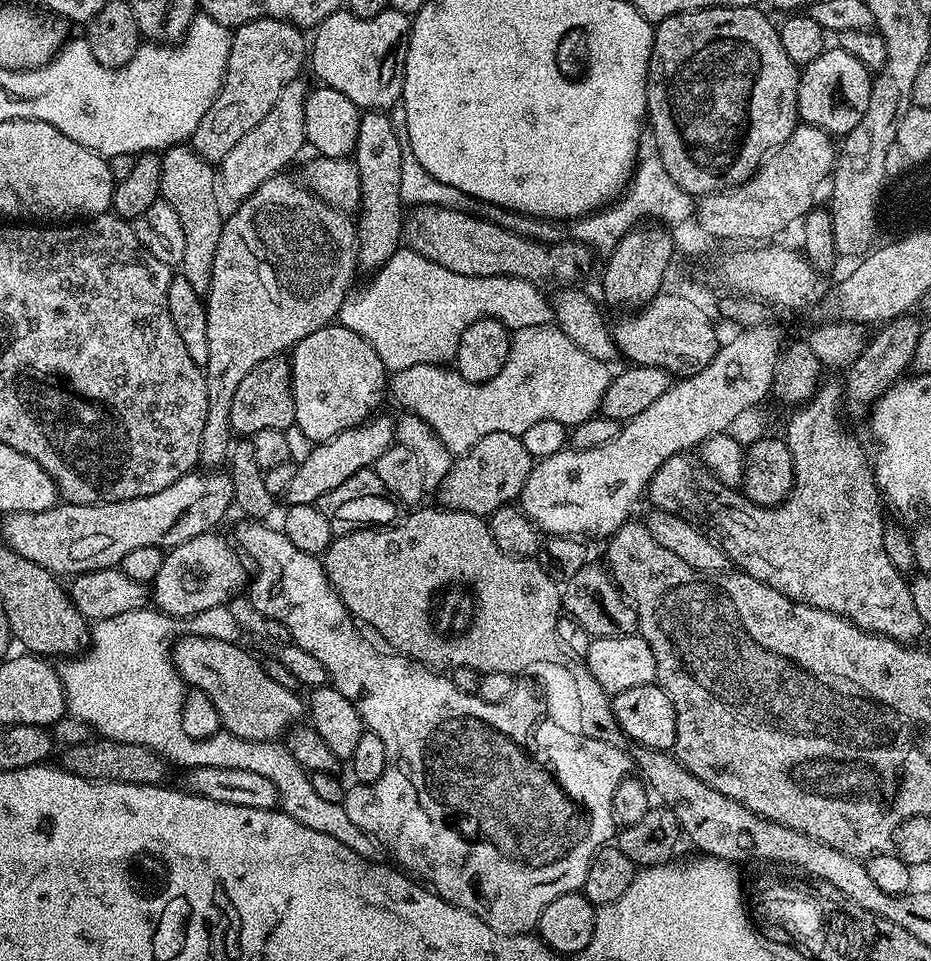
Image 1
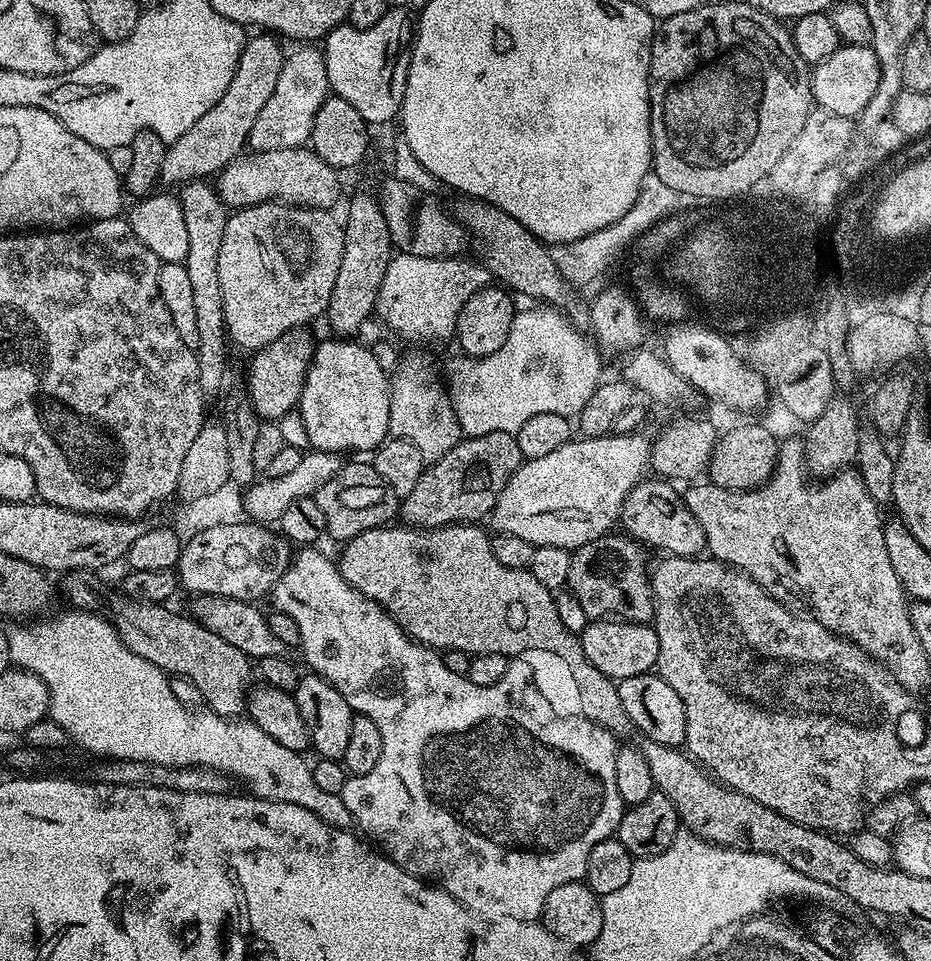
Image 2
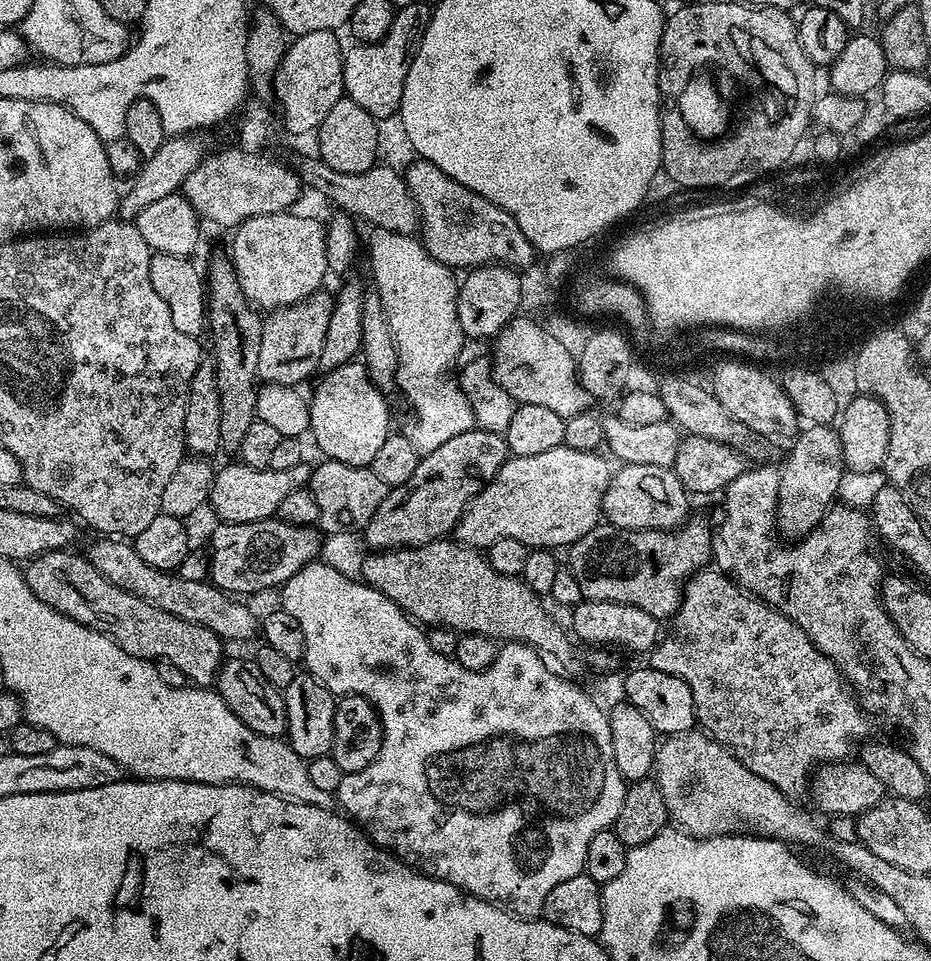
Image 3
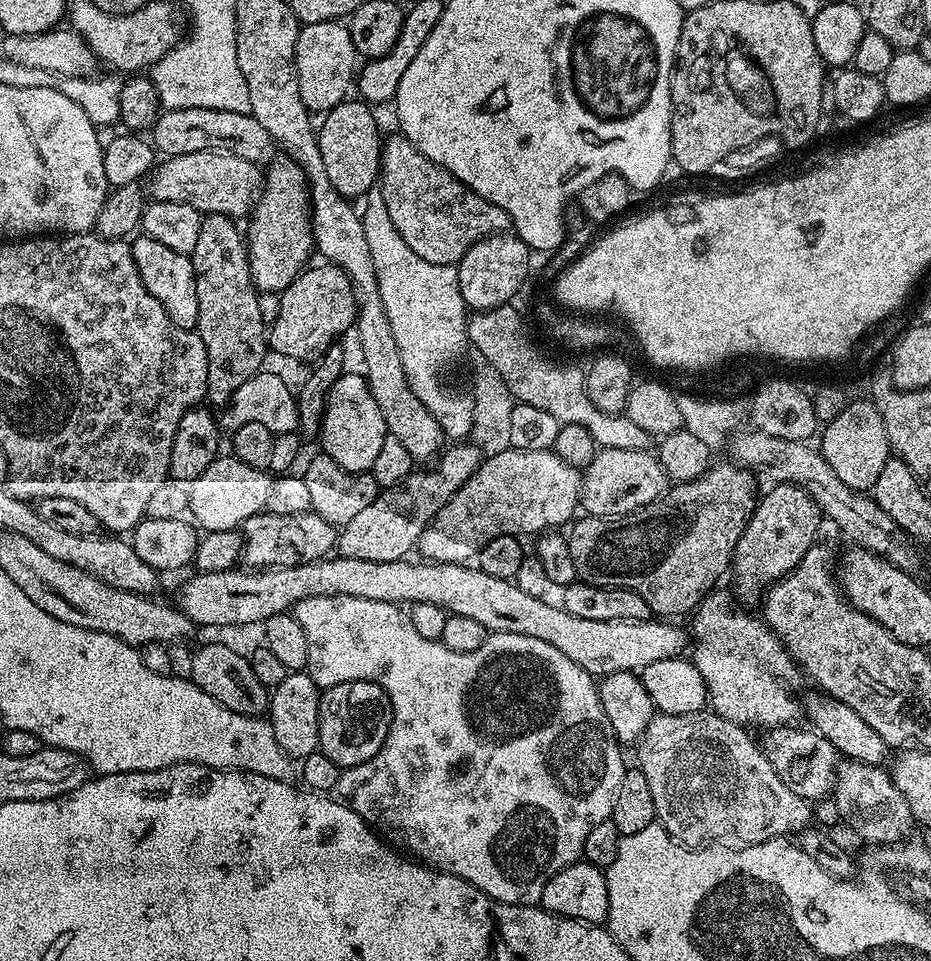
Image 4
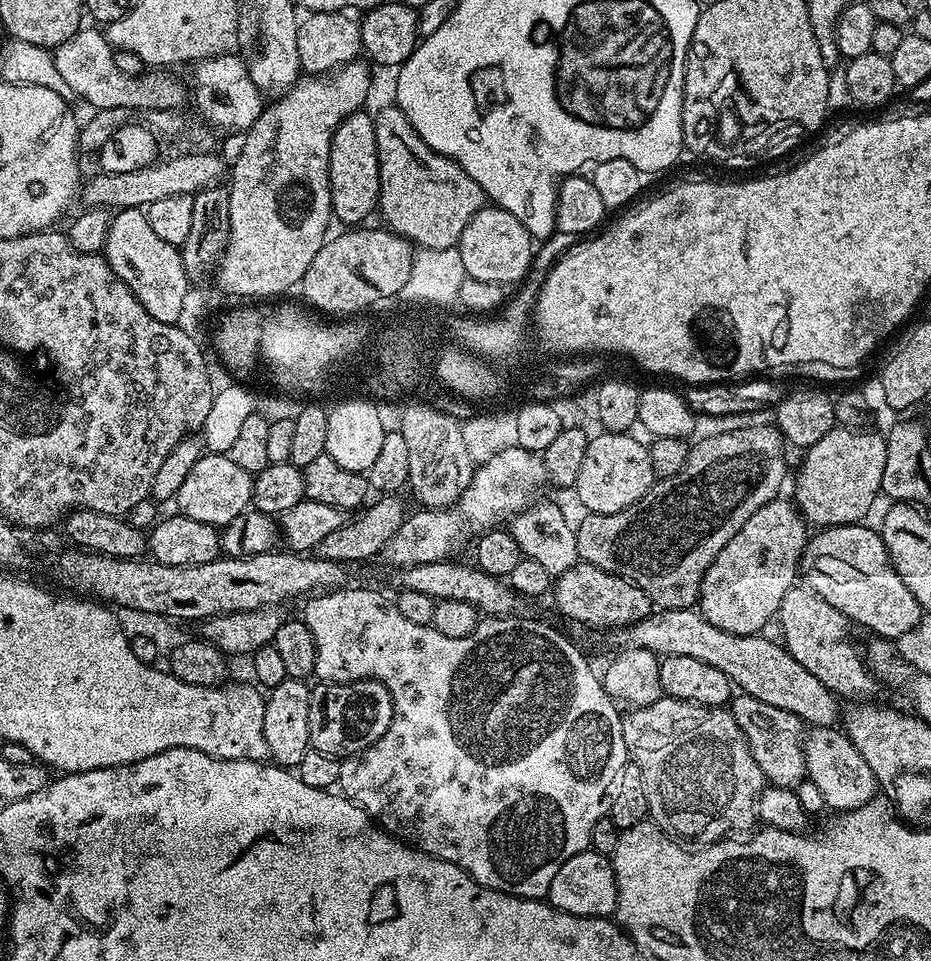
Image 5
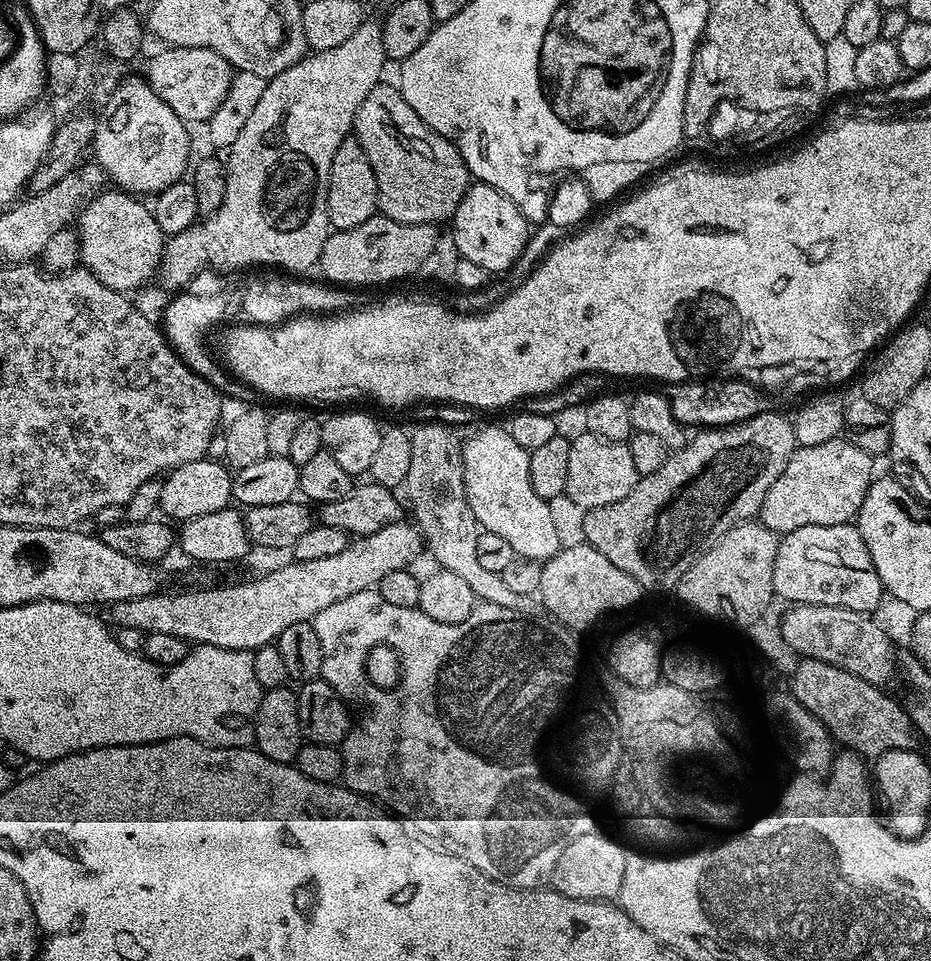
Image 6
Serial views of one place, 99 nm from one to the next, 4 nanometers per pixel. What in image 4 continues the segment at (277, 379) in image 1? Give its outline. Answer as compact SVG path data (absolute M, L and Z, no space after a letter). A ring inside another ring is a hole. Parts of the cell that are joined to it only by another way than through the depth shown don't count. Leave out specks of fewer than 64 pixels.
M320 262L317 268L308 266L301 271L300 275L286 286L284 291L279 293L278 300L280 305L276 308L276 317L271 317L270 327L266 332L266 344L280 356L289 356L292 360L308 360L315 362L323 356L329 344L333 343L334 338L340 338L344 331L351 329L355 325L358 315L356 299L350 278L336 264Z

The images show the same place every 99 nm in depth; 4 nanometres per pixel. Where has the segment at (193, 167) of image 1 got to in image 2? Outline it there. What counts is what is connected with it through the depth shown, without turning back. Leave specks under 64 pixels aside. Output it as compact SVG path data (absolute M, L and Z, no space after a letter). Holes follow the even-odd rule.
M207 179L190 180L179 189L182 218L186 218L186 235L190 237L190 250L186 250L184 265L190 274L194 293L194 306L198 321L199 347L194 351L198 362L198 382L205 398L220 392L224 375L228 372L228 347L222 310L222 286L218 283L218 249L222 247L222 234L226 234L229 209L220 199L219 191Z

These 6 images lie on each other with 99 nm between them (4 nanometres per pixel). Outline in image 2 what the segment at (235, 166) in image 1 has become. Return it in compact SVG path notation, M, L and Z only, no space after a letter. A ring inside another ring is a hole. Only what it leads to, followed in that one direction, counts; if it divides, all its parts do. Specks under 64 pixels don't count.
M300 46L297 52L289 51L284 57L282 74L278 74L278 86L274 94L262 106L248 135L247 147L254 152L303 148L311 141L314 118L322 102L330 95L326 78L326 62L323 51L316 46Z

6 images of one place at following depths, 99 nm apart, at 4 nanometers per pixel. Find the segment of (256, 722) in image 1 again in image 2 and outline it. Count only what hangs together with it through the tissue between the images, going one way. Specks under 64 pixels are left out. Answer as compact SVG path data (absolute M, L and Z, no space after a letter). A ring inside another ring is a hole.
M119 599L112 604L110 619L116 626L116 633L120 635L121 642L127 648L134 650L134 654L146 658L146 662L158 666L169 677L181 676L194 682L201 691L203 703L217 716L236 718L241 715L239 712L245 711L246 697L250 691L248 679L254 676L254 668L249 656L242 654L242 650L230 646L230 642L218 638L218 634L210 634L210 630L206 630L206 626L202 626L191 615L179 616L164 604L142 604L138 600Z

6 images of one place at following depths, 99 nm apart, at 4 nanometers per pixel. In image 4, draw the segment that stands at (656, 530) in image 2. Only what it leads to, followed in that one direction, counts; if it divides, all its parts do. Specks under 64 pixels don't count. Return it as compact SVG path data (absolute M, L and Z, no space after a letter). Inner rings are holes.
M600 448L596 457L583 469L580 481L580 504L589 516L629 516L654 502L665 491L666 477L659 459L648 450Z

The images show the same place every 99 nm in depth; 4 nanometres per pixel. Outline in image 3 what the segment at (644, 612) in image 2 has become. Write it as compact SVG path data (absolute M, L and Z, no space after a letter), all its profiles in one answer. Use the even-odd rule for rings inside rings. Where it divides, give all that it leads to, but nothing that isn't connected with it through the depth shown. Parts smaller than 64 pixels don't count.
M689 518L675 530L667 528L616 528L613 524L601 522L596 527L591 528L582 538L578 538L578 542L574 542L567 549L567 563L570 565L572 573L578 577L578 586L582 586L582 594L586 600L601 600L602 602L622 602L630 606L638 606L638 610L646 610L646 614L650 614L655 620L661 622L667 621L676 615L677 609L680 608L680 599L684 596L684 585L695 574L695 572L707 569L712 560L712 533L713 529L708 528L708 524L704 520L695 520Z

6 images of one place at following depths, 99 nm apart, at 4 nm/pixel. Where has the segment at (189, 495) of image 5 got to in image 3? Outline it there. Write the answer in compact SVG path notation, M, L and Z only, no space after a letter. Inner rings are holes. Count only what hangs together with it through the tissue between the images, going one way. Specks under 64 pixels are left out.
M239 462L228 464L217 471L212 482L210 507L215 512L217 521L225 524L241 524L242 522L258 522L276 516L278 506L282 506L282 498L296 488L307 485L312 476L312 468L301 462L290 470L274 470L273 468L251 468Z

